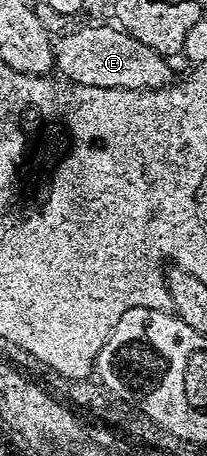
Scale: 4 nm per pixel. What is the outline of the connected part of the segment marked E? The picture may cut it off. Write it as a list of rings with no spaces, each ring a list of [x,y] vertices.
[[[113,23],[110,24],[98,24],[95,28],[74,26],[70,32],[57,37],[54,44],[57,71],[62,71],[59,73],[71,84],[80,86],[157,88],[165,85],[171,79],[171,61],[156,50],[144,46],[144,42],[136,42],[136,38]]]

